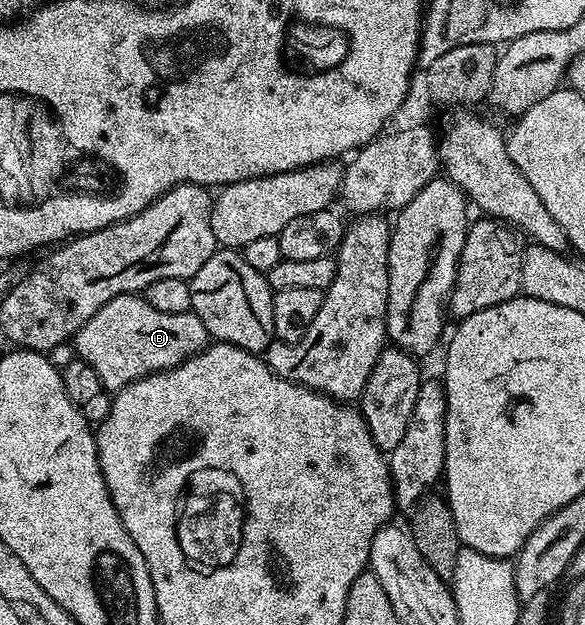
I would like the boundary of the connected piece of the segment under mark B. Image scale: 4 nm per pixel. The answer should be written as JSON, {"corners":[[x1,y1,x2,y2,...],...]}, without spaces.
{"corners":[[140,293,119,295,74,336,76,354,102,381,102,385,110,393,129,387,134,381,145,379,155,371,169,371,186,361,191,355,203,351,210,342,206,325,192,310,186,313,162,313,162,309,154,309]]}

